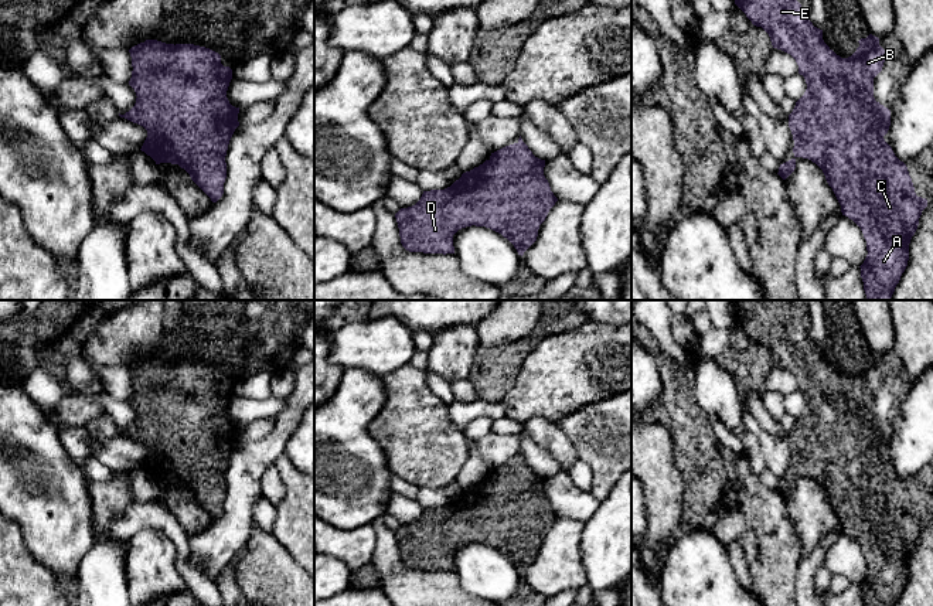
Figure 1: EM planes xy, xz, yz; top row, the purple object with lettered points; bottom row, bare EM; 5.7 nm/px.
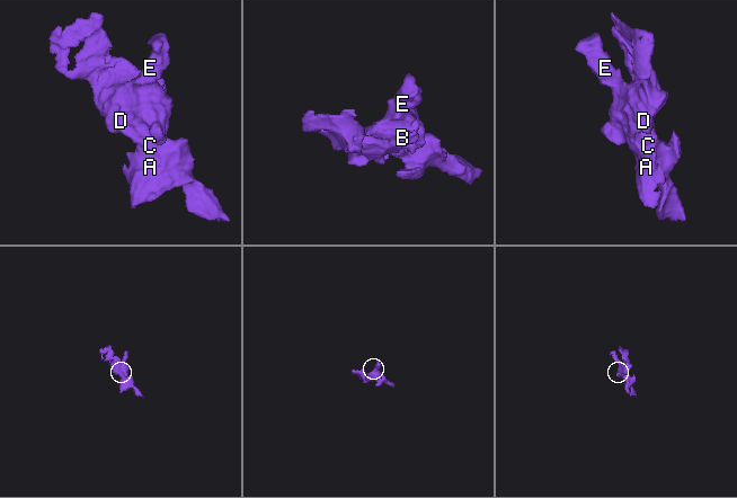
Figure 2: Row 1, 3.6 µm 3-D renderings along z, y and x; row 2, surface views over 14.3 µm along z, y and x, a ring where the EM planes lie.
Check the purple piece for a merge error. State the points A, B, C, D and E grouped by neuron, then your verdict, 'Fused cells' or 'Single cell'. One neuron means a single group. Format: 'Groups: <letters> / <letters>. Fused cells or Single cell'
Groups: A B C D E. Single cell

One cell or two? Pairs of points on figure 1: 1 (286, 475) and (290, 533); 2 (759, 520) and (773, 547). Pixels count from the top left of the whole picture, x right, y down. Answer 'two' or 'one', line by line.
1: one
2: one

